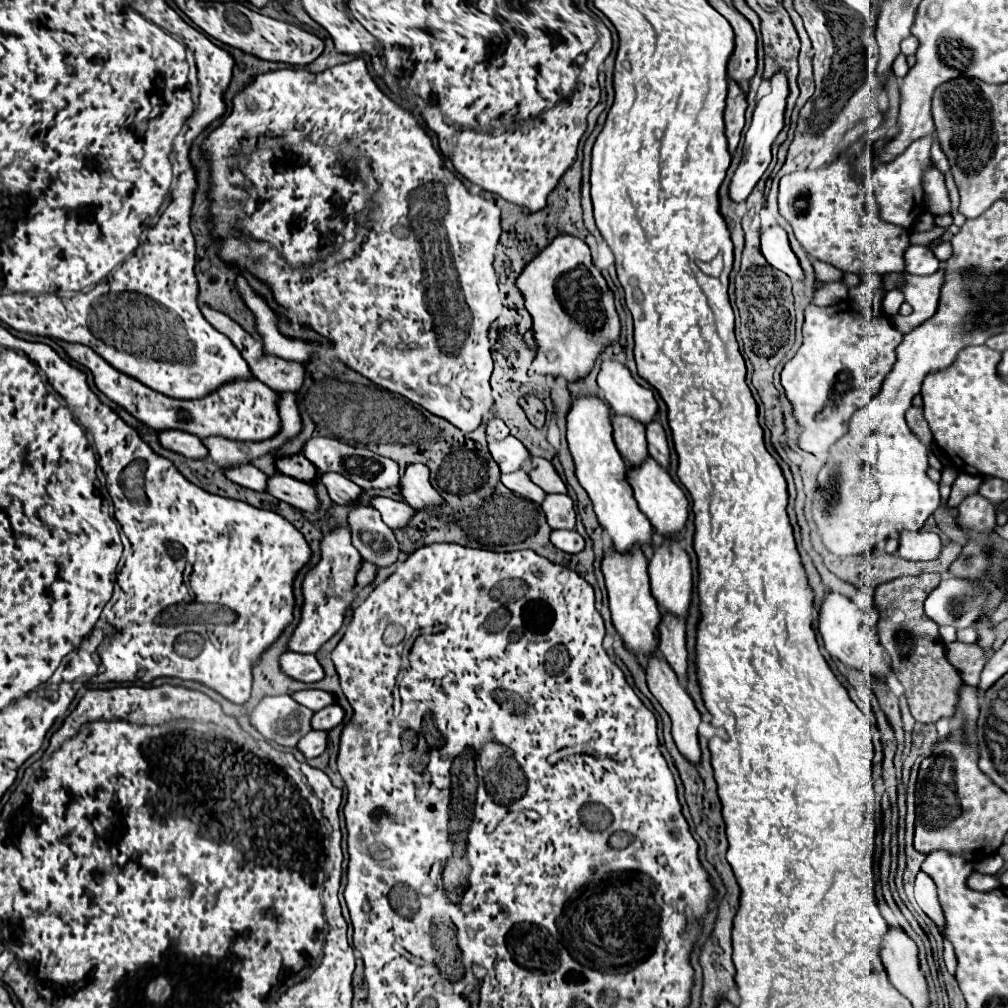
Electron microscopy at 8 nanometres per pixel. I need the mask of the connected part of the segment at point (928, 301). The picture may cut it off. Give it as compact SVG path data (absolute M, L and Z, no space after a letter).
M939 268L931 276L907 276L905 274L905 278L907 278L907 284L901 290L905 294L905 302L913 306L913 314L911 316L897 314L893 318L893 324L895 328L899 328L901 334L911 332L913 328L917 328L917 324L929 320L937 312L945 272L943 268Z

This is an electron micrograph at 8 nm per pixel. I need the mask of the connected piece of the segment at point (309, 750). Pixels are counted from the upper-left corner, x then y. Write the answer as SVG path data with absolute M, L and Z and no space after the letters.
M307 732L299 742L297 742L297 750L303 752L305 758L317 758L325 752L327 748L327 732Z

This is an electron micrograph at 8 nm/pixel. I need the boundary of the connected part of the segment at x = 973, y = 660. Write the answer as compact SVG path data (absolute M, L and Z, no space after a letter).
M952 642L946 645L946 656L955 670L959 670L961 680L972 686L976 686L980 680L980 674L987 661L982 648L977 644Z

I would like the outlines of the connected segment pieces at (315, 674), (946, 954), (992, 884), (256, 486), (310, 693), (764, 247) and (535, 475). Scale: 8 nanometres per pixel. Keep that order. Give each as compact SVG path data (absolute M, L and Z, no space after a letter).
M285 652L279 658L279 666L287 678L299 680L299 682L319 682L325 676L321 664L313 654L303 656L295 652Z
M944 938L943 958L947 970L951 974L955 974L956 967L957 967L957 959L952 944L946 938Z
M973 872L969 876L969 888L975 888L975 890L995 890L999 888L999 880L997 876L989 876L989 874L981 874L981 872Z
M239 464L239 466L223 468L223 474L231 482L245 486L245 488L251 488L251 490L257 490L257 492L263 492L263 480L267 480L267 476L251 464Z
M299 690L299 692L293 692L291 698L293 698L297 704L301 704L301 706L313 710L313 712L335 702L333 696L327 694L327 692L323 692L323 690Z
M775 224L769 228L761 228L761 254L765 256L765 260L785 272L791 280L801 280L803 278L803 270L799 268L799 260L795 258L789 240L787 240L787 232Z
M531 458L531 468L527 474L529 474L531 482L535 482L545 492L561 492L561 494L567 492L567 486L555 472L553 464L543 458Z

